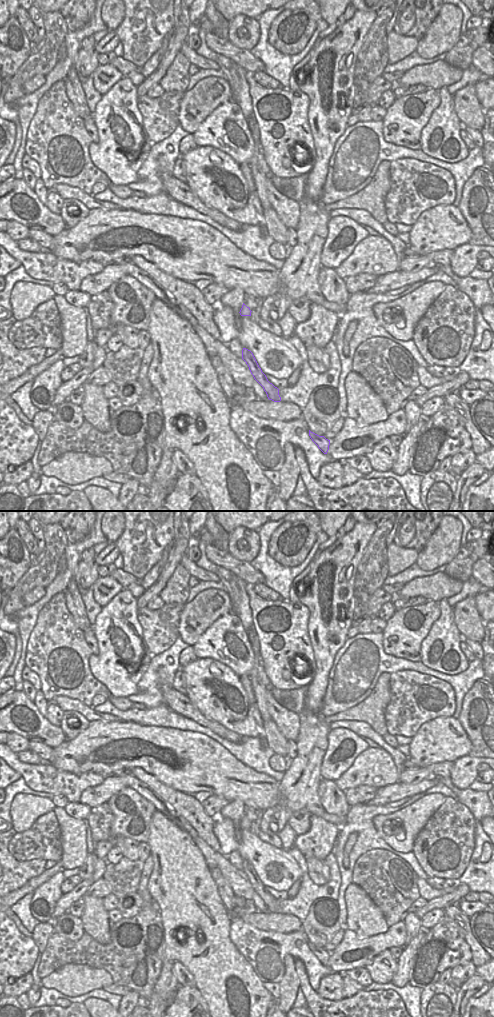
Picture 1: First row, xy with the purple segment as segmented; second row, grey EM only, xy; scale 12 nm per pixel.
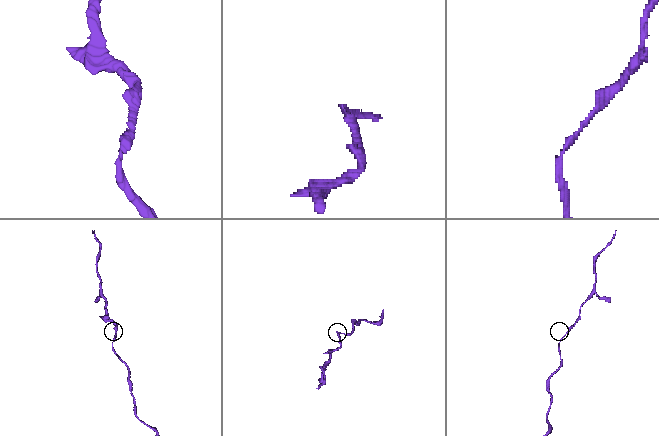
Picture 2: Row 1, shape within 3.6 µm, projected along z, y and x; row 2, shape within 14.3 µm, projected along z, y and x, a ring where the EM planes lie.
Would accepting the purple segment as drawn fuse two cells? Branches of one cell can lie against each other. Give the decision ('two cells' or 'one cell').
one cell

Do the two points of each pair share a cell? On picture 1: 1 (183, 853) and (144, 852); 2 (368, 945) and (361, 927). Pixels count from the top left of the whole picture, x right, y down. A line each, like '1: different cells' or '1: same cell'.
1: different cells
2: different cells

